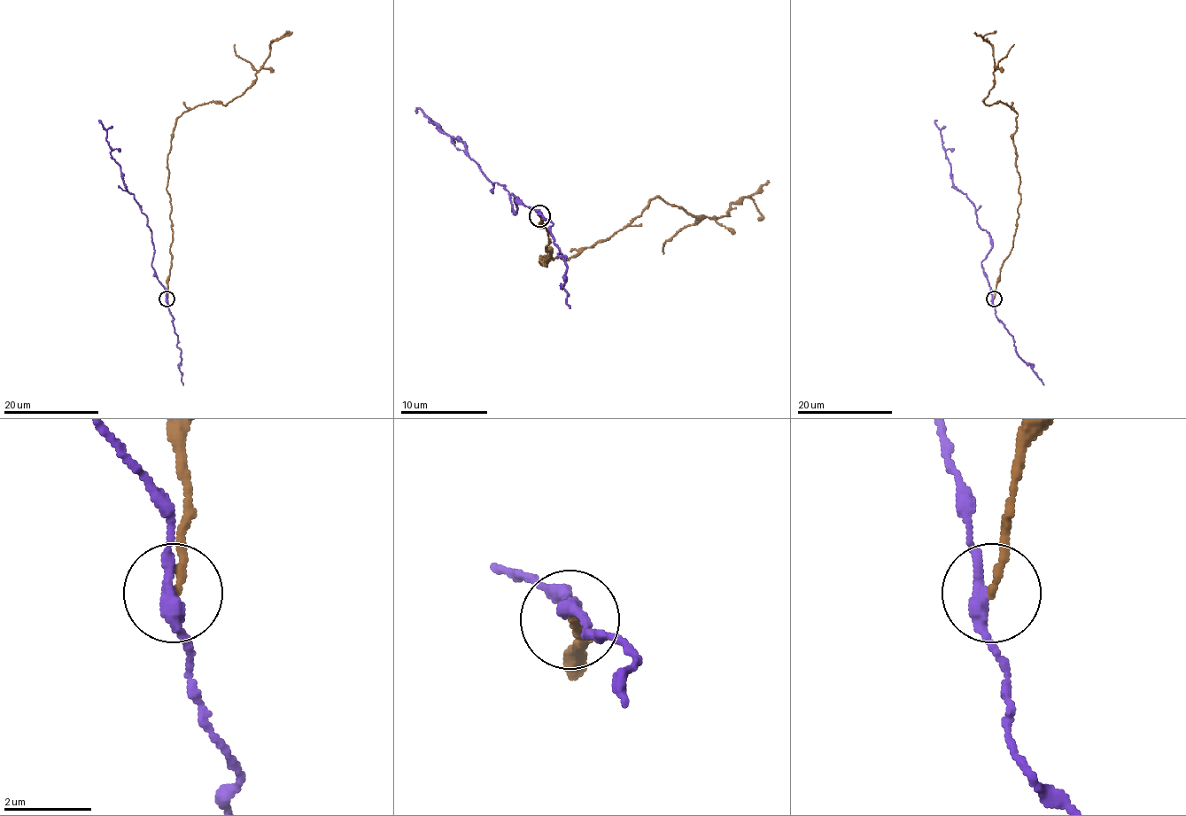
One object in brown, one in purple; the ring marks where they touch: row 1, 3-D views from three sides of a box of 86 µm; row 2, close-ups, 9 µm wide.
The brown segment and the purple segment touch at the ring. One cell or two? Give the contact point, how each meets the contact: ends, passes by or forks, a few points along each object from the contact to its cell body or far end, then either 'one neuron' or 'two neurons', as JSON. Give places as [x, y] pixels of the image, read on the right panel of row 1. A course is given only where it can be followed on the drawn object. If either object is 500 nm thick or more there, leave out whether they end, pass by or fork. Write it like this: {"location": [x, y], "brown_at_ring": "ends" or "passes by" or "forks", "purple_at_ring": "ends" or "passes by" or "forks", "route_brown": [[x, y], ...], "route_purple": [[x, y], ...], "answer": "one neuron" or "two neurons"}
{"location": [994, 299], "brown_at_ring": "ends", "purple_at_ring": "passes by", "route_brown": [[993, 299], [1020, 202], [1018, 115], [1006, 104], [983, 101], [995, 78], [993, 46], [983, 35], [996, 31]], "route_purple": [[993, 299], [981, 266], [992, 245], [991, 237], [976, 221], [972, 203], [953, 182], [937, 120]], "answer": "two neurons"}

